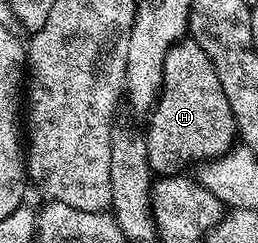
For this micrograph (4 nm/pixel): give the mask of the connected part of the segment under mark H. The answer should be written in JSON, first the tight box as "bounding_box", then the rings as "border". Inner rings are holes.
{"bounding_box":[147,40,237,176],"border":[[[179,40],[166,54],[164,85],[147,120],[148,165],[160,176],[177,175],[183,169],[180,167],[191,160],[196,166],[205,160],[216,160],[237,143],[234,110],[230,110],[226,94],[222,94],[222,82],[218,82],[206,50],[196,40]]]}

